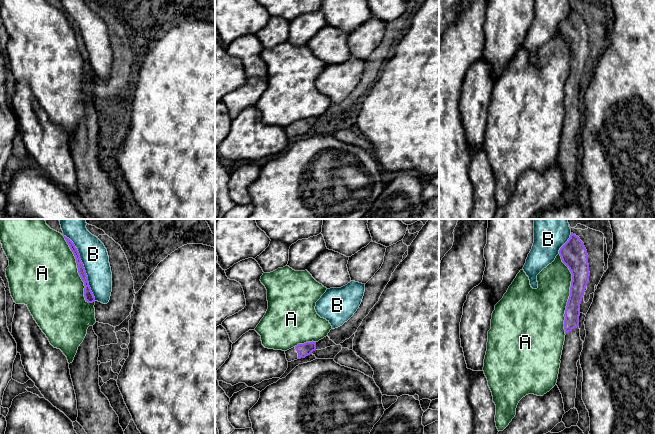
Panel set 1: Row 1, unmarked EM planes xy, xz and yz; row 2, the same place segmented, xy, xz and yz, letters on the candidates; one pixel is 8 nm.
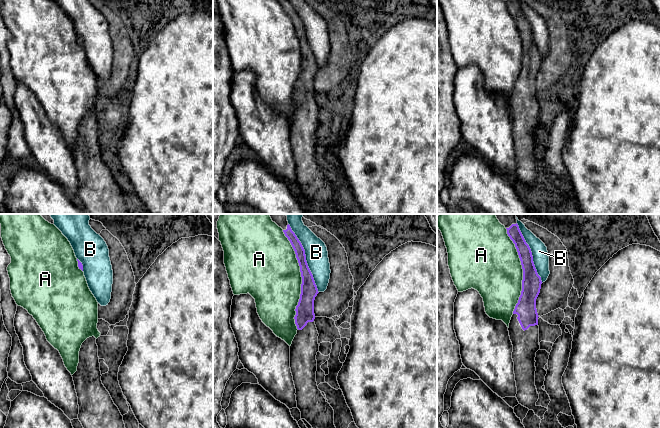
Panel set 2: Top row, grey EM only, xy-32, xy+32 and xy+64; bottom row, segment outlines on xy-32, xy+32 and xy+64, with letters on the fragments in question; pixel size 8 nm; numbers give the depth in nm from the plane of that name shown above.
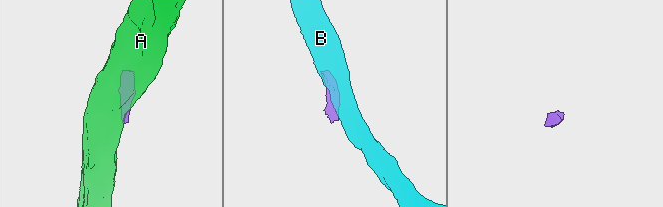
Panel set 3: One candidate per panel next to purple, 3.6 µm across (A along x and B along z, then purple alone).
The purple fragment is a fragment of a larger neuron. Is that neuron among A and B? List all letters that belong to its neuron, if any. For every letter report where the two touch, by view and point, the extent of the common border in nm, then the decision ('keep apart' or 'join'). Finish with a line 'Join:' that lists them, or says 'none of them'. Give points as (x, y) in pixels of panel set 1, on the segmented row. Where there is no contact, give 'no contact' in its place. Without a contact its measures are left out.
A: contact yz (570, 294); length 650 nm; keep apart
B: contact xy (83, 267); length 600 nm; keep apart
Join: none of them

